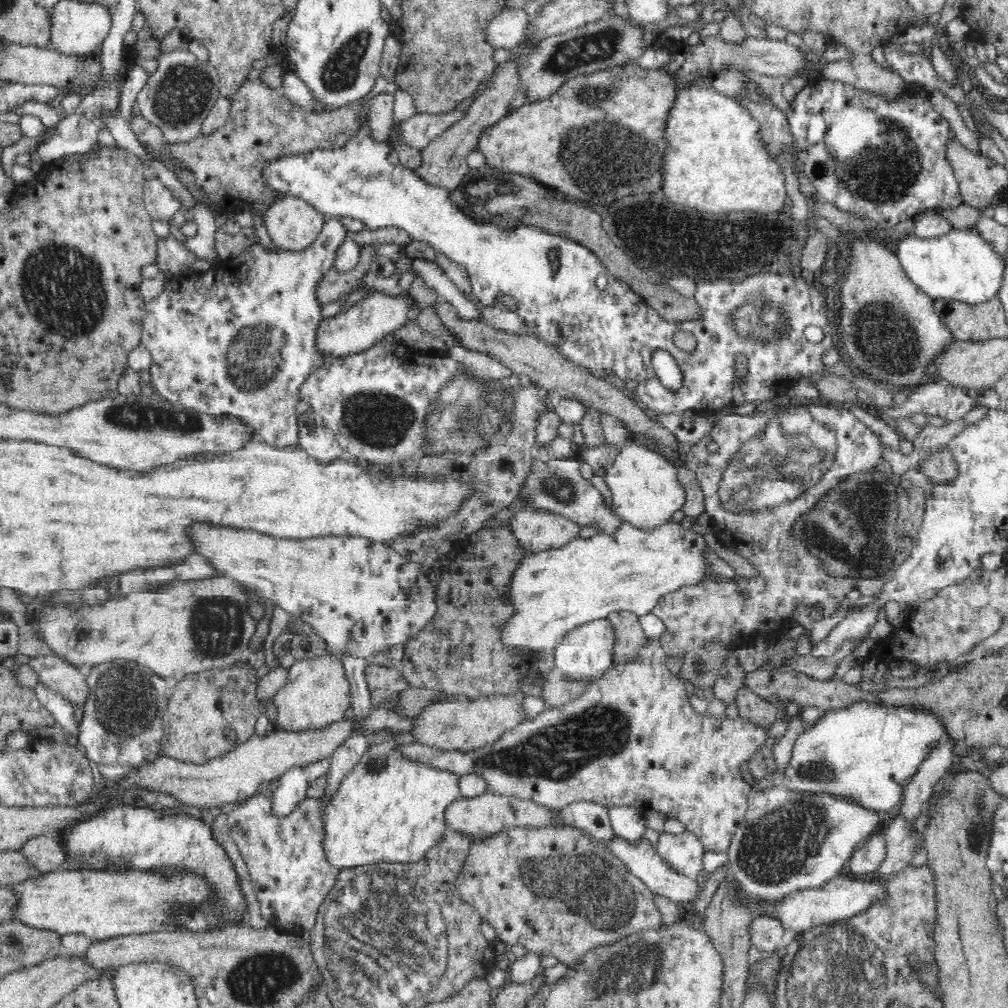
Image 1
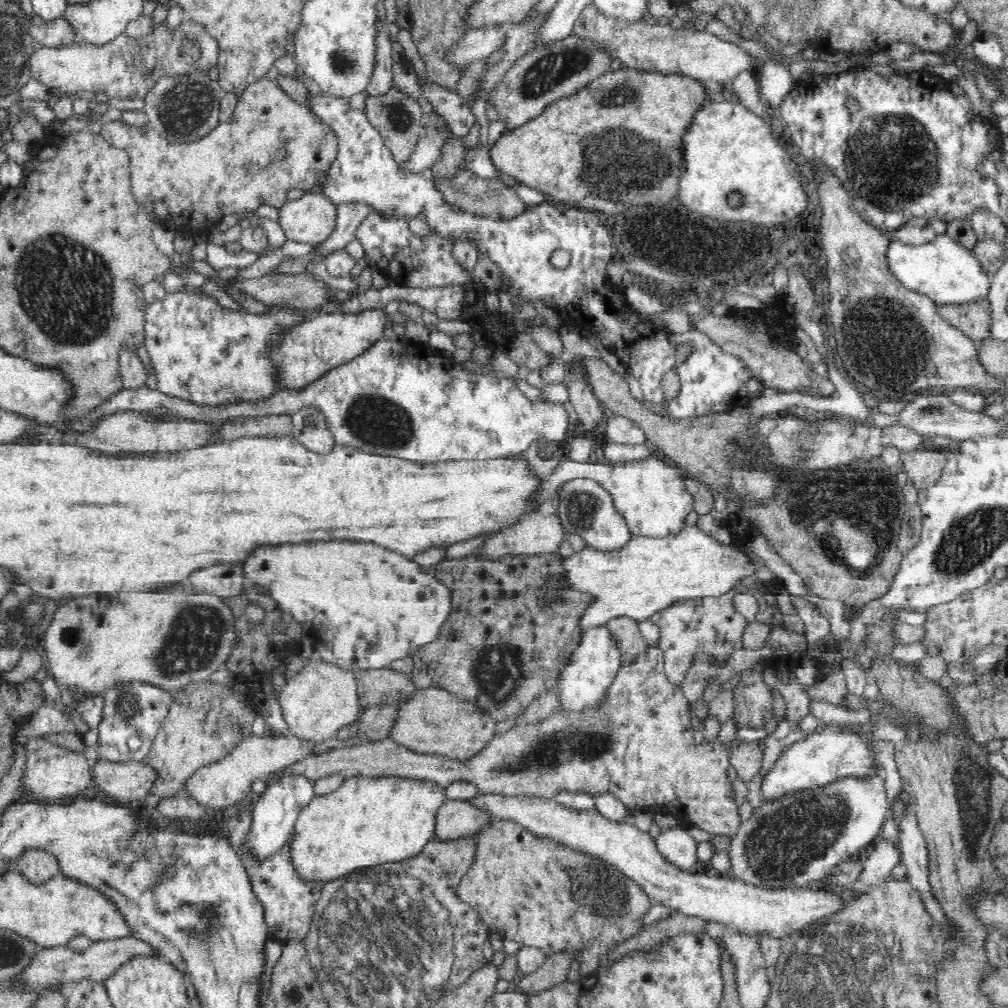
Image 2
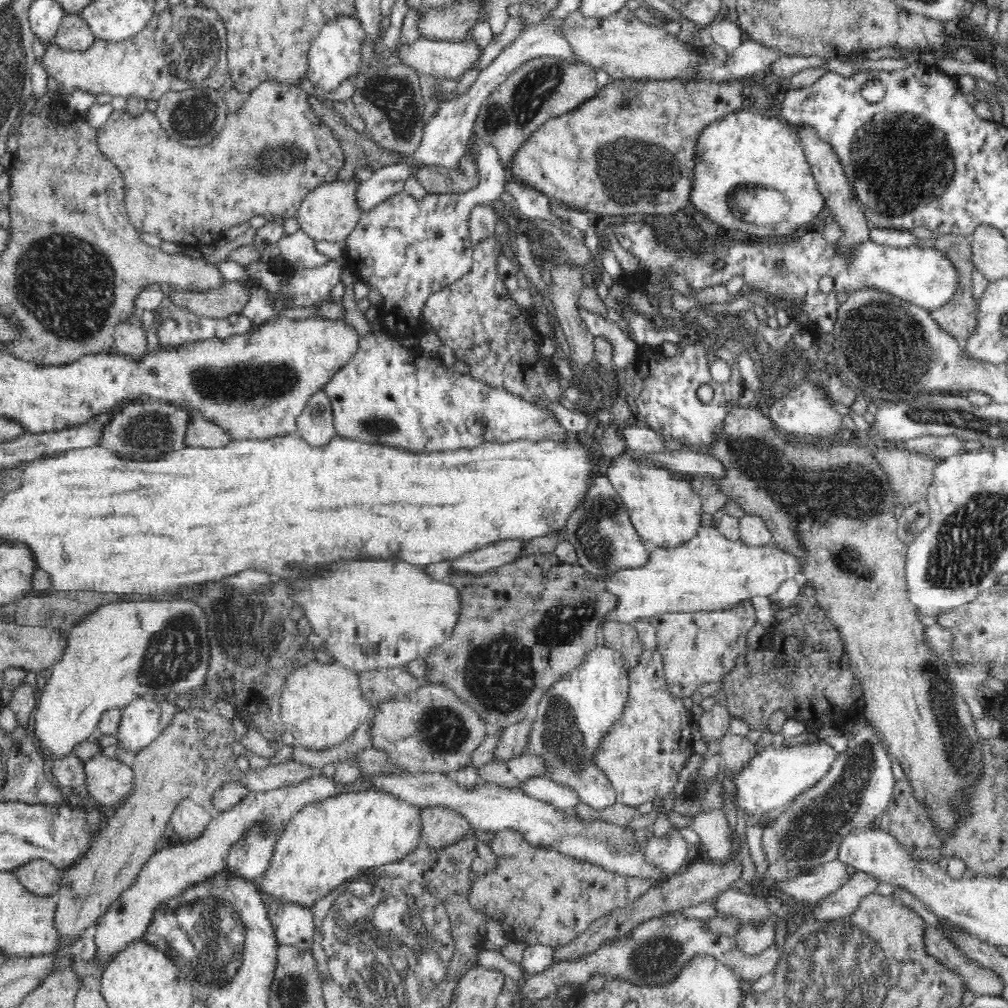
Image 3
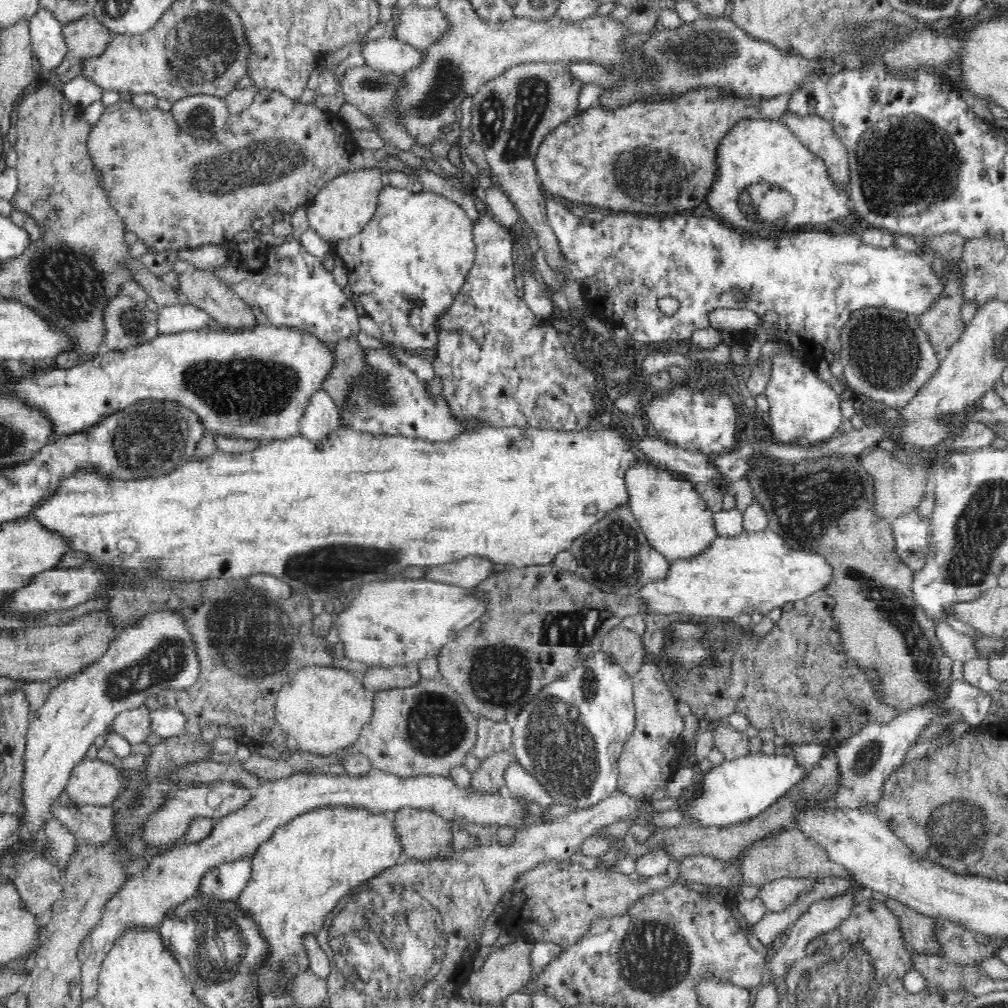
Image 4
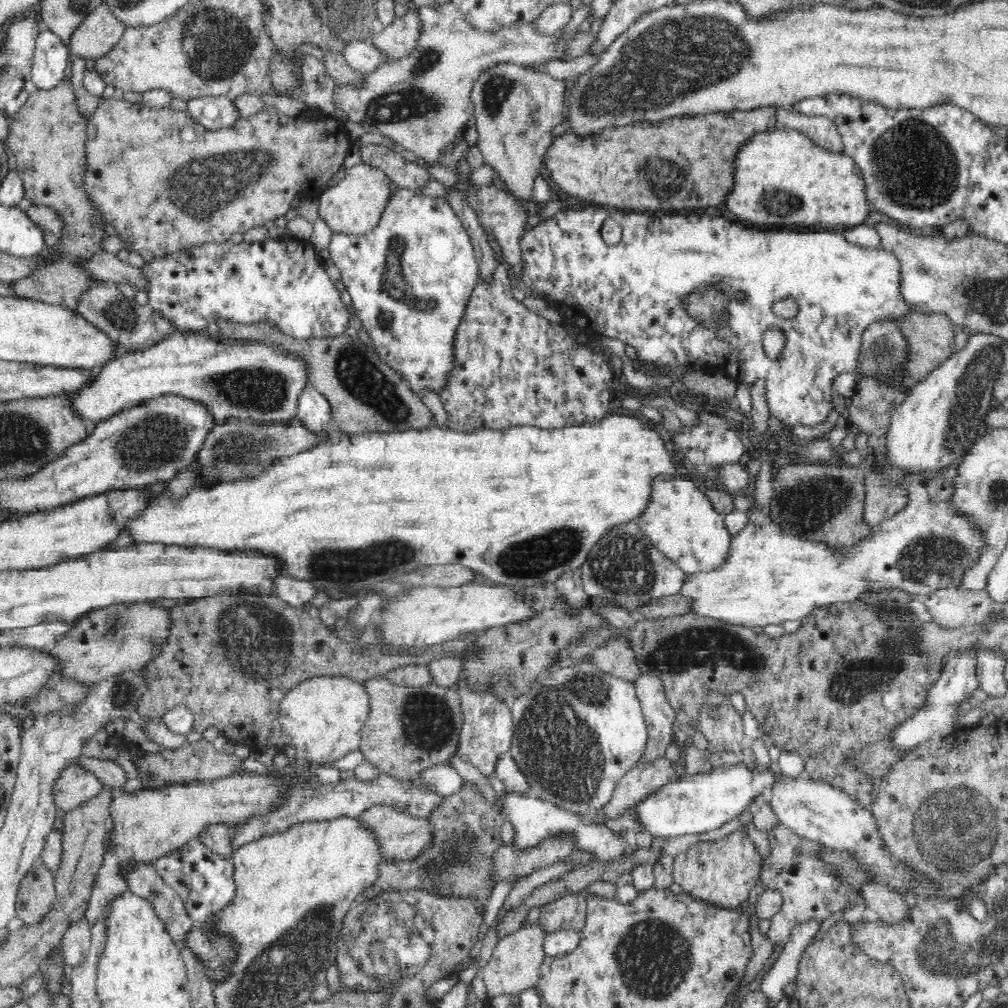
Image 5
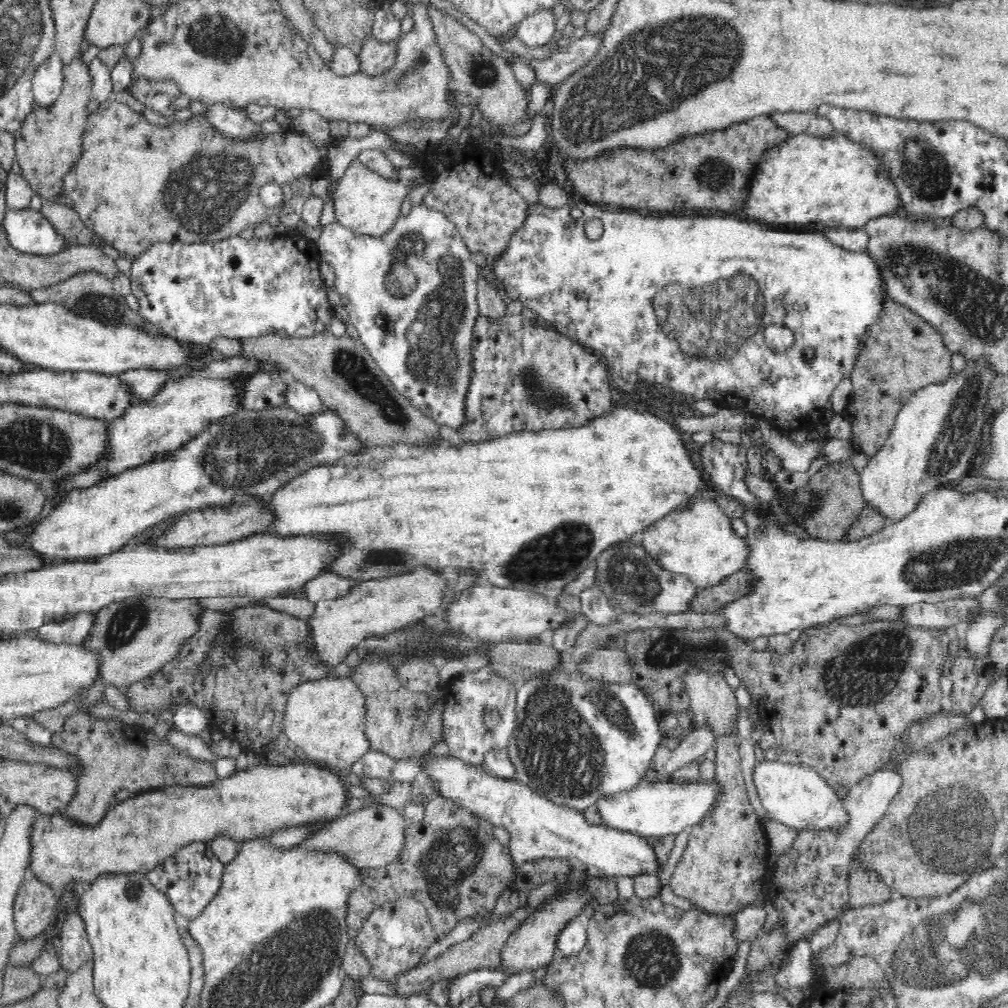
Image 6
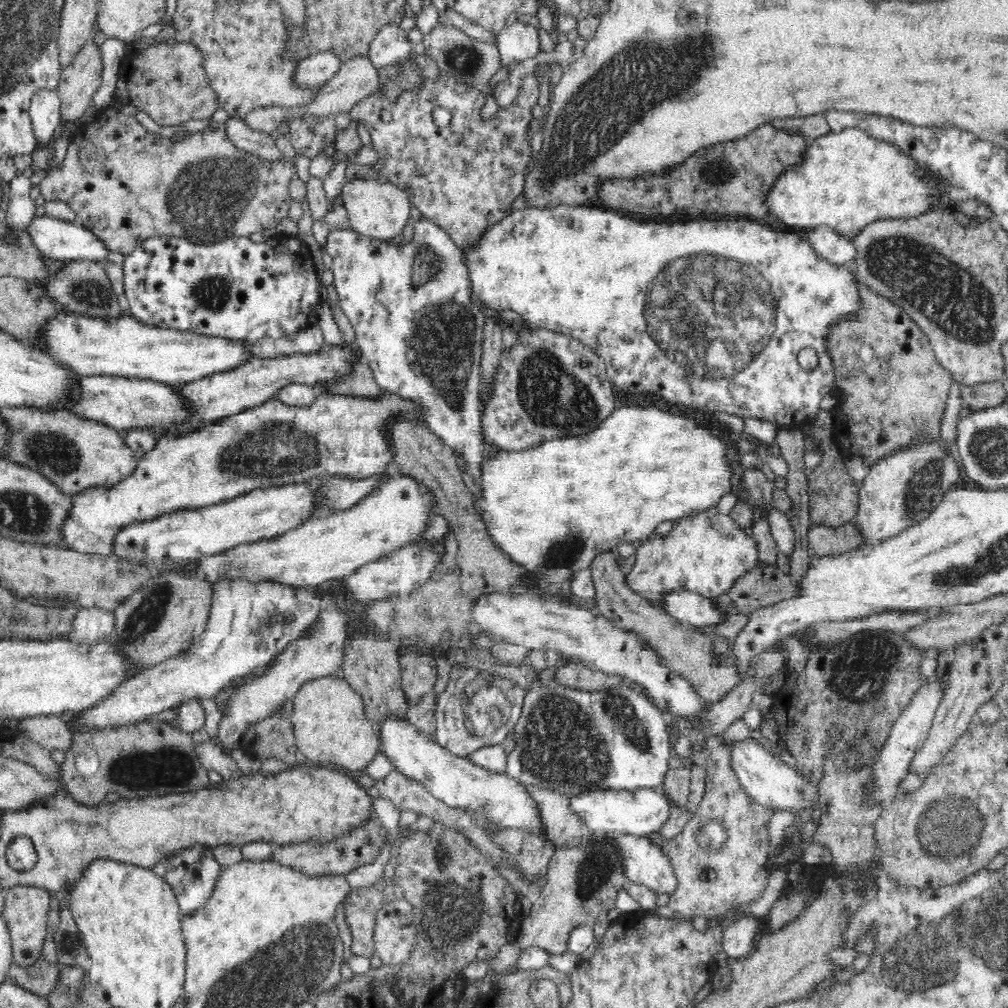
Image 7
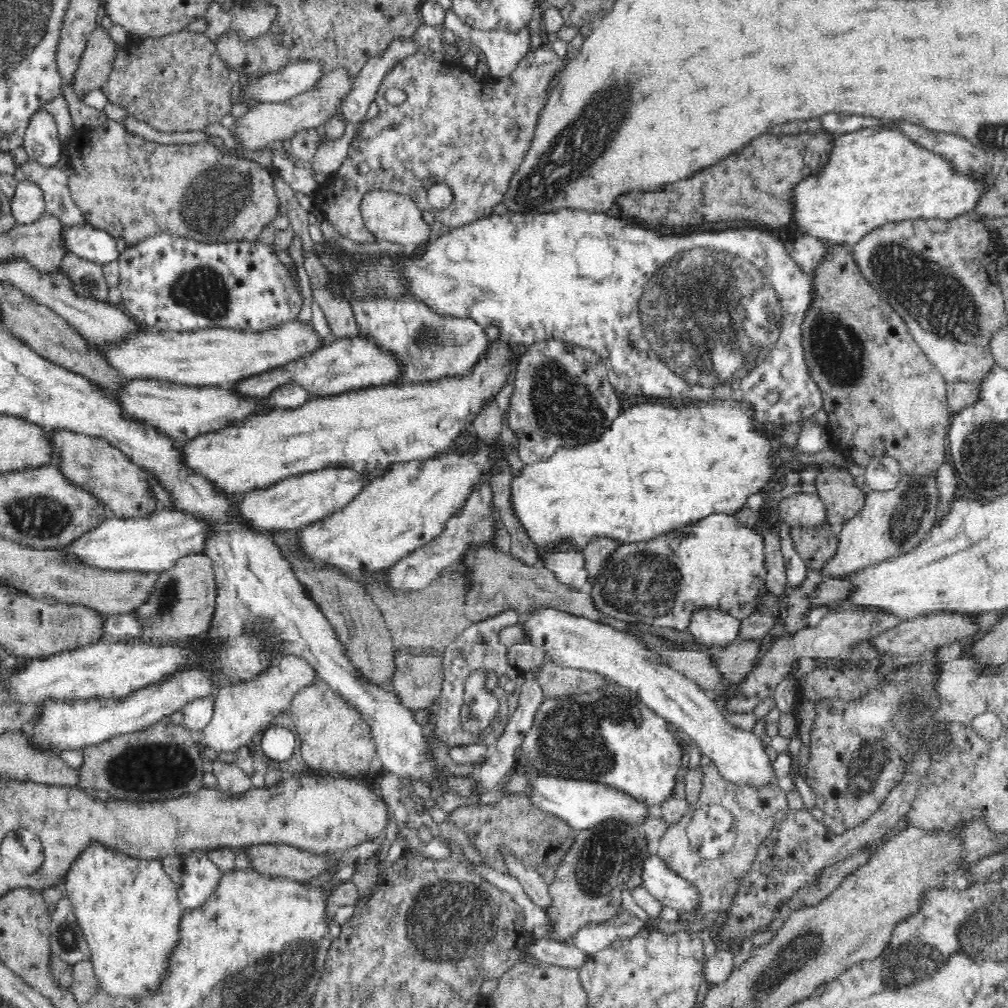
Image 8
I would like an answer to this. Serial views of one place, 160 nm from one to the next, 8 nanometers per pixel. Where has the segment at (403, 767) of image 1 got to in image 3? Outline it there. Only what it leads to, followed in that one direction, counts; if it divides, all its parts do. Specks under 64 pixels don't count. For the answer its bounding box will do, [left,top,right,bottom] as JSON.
[257,787,423,907]

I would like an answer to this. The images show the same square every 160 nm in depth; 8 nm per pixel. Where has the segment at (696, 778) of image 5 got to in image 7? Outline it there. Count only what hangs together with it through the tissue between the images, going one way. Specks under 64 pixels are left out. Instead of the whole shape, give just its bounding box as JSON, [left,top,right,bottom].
[570,787,676,837]

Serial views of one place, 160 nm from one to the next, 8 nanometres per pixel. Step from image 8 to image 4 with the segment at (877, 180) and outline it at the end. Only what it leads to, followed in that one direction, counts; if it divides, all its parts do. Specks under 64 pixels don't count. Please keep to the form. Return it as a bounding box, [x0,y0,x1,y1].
[704,118,850,232]

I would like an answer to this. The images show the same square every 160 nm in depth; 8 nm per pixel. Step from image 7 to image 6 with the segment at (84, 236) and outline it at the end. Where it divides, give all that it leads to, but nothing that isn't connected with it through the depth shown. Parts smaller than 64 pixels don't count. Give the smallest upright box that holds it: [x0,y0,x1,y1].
[1,208,69,255]

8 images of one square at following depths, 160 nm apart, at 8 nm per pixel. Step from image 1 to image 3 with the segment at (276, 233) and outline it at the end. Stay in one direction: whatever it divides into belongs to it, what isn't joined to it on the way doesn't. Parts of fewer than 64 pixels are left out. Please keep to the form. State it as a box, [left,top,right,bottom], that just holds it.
[293,180,360,243]

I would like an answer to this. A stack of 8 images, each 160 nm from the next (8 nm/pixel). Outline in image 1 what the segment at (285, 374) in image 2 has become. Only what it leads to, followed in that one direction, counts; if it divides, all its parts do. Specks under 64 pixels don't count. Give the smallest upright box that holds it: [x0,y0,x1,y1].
[317,291,420,356]

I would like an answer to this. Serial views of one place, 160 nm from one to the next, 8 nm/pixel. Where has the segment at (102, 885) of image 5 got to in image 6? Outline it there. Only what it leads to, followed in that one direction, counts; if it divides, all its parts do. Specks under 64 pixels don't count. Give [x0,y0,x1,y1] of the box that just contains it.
[29,759,348,889]

